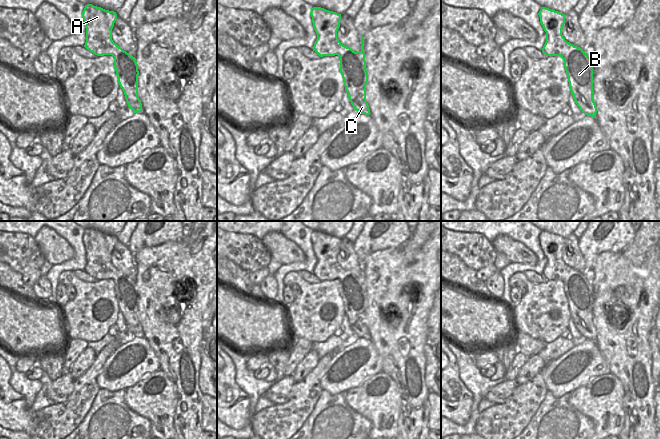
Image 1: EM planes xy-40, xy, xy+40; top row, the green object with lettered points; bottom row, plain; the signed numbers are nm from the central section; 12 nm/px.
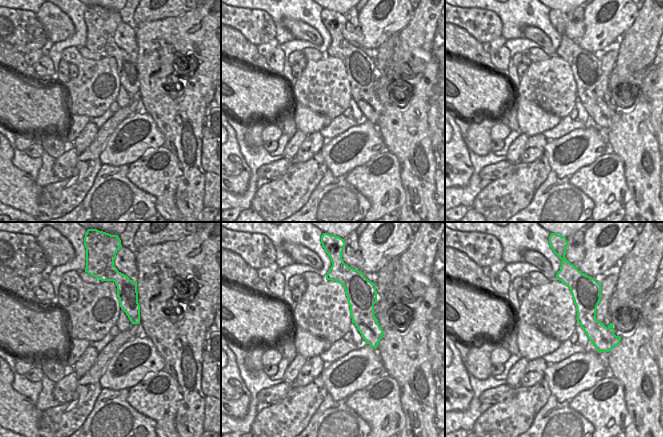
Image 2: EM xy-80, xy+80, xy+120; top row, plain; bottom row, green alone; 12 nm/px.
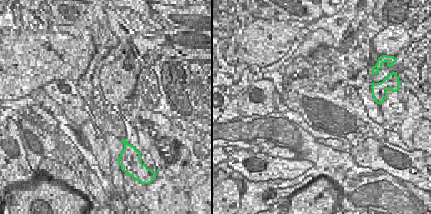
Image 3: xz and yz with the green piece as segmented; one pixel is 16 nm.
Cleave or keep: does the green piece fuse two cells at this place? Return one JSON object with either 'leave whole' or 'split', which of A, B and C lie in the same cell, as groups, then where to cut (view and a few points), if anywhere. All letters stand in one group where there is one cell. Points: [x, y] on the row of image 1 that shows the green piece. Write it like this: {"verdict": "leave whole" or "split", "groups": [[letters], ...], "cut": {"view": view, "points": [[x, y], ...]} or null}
{"verdict": "leave whole", "groups": [["A", "B", "C"]], "cut": null}

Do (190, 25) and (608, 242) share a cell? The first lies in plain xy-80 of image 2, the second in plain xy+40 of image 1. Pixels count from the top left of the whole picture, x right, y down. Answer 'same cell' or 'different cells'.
different cells

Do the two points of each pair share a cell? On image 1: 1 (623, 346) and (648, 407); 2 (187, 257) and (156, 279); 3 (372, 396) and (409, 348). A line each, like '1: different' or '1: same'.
1: same
2: same
3: different

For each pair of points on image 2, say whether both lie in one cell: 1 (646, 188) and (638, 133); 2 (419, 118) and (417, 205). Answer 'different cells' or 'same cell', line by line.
1: same cell
2: same cell

